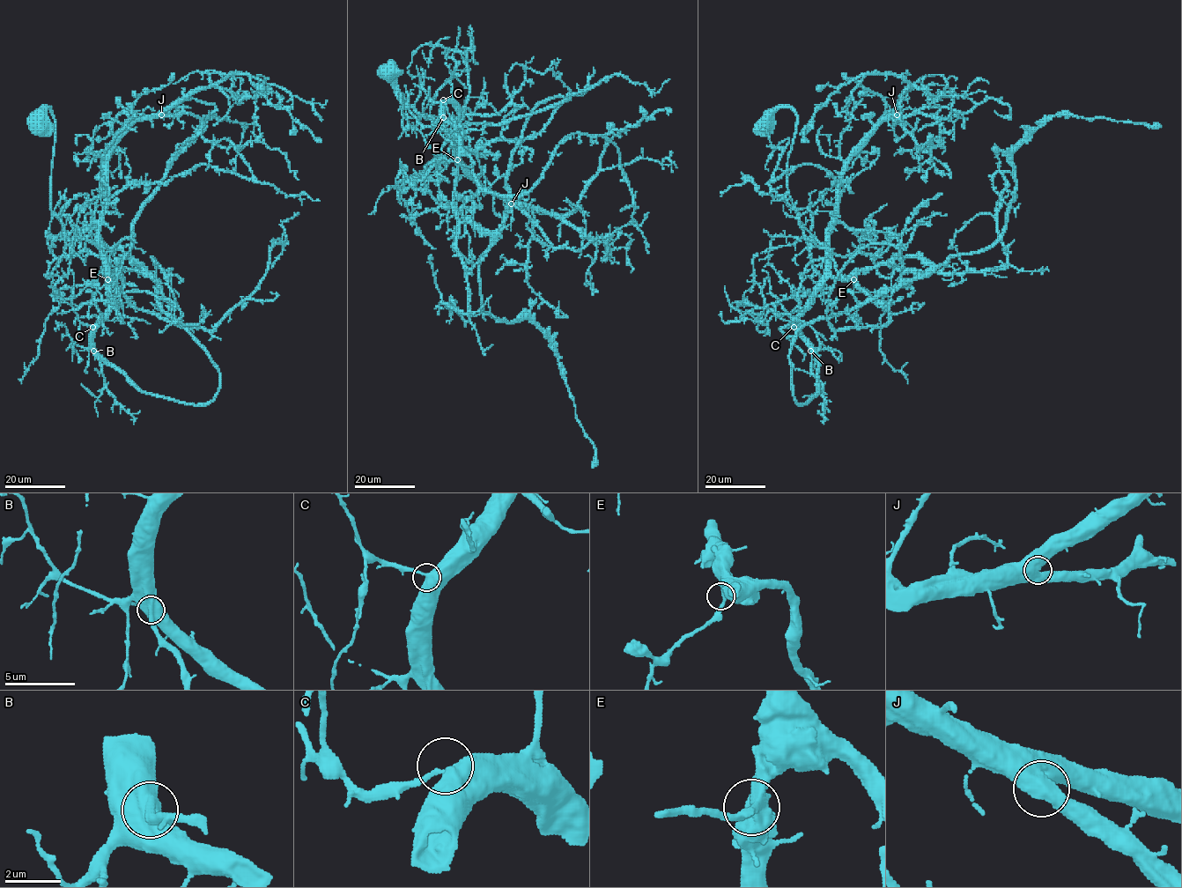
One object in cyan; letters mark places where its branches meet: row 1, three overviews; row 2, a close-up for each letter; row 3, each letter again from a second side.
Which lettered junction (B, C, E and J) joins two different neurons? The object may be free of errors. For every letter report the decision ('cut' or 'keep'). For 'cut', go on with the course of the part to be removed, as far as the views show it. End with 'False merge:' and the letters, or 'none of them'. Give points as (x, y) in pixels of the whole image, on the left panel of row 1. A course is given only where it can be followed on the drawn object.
B: keep
C: keep
E: keep
J: keep
False merge: none of them

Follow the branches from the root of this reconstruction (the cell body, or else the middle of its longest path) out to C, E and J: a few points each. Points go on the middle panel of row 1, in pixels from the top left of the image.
C: (389, 72), (404, 104), (454, 132), (458, 112), (443, 99)
E: (389, 72), (404, 104), (430, 114), (459, 137), (457, 159)
J: (389, 72), (401, 101), (436, 119), (466, 168), (511, 203)

